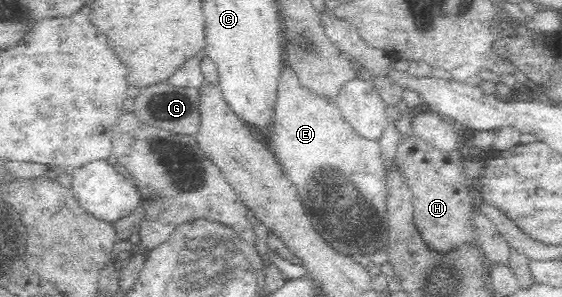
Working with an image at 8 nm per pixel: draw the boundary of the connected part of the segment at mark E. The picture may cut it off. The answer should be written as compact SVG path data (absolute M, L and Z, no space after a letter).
M281 71L269 130L270 148L288 181L298 190L301 204L314 229L341 254L353 257L357 261L360 257L368 259L372 253L388 247L390 235L390 226L387 224L387 171L382 162L378 143L354 133L350 123L344 121L340 109L336 109L334 101L324 101L308 89L304 89L296 79L292 71Z

